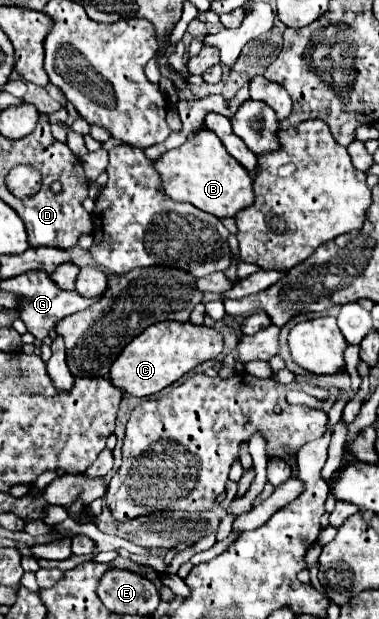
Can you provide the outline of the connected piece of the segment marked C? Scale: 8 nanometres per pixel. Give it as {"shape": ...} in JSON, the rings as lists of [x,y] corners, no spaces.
{"shape":[[[159,322],[145,328],[133,342],[125,346],[125,352],[121,352],[121,356],[117,356],[113,362],[109,380],[123,392],[145,398],[171,386],[201,362],[217,358],[221,350],[223,336],[215,328],[195,326],[191,322]]]}

